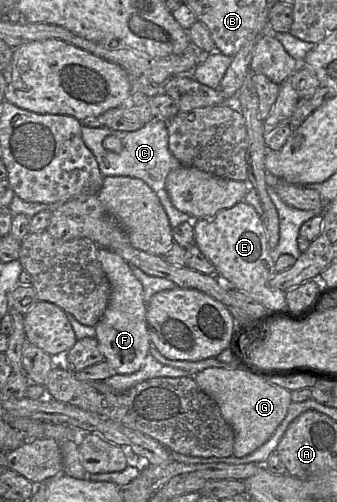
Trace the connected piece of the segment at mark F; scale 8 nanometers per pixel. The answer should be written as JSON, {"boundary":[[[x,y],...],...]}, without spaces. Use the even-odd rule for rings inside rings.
{"boundary":[[[99,247],[97,258],[109,280],[111,293],[106,310],[95,325],[95,337],[104,360],[115,374],[133,374],[142,368],[151,345],[143,286],[133,274],[131,265],[115,251]]]}

